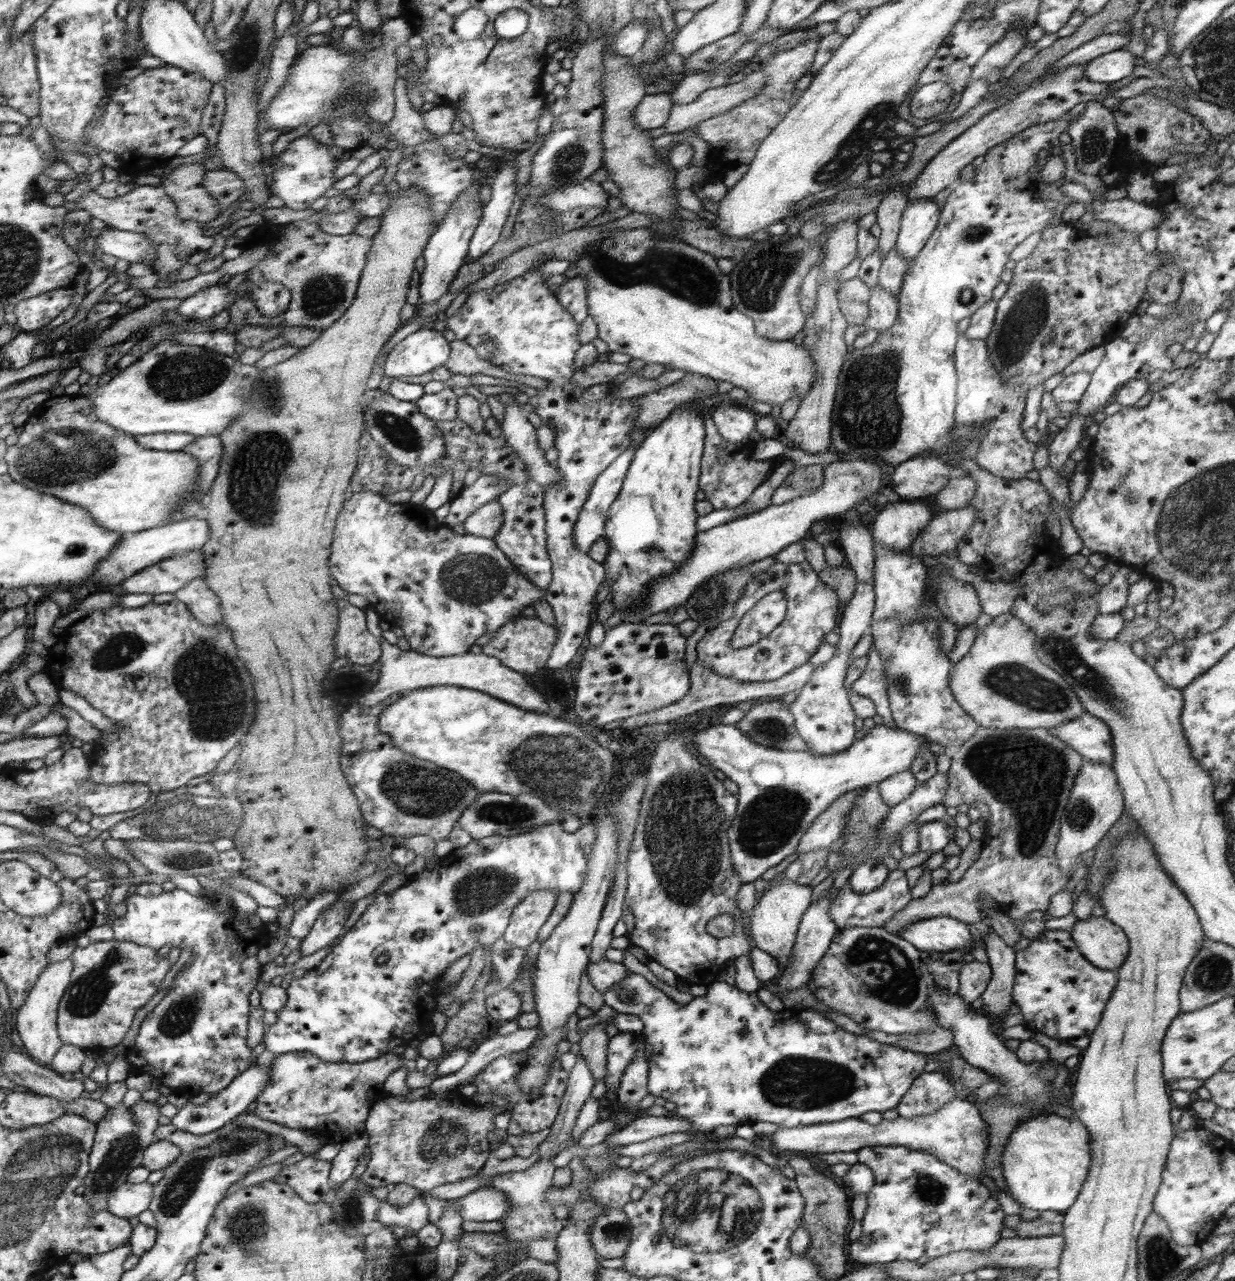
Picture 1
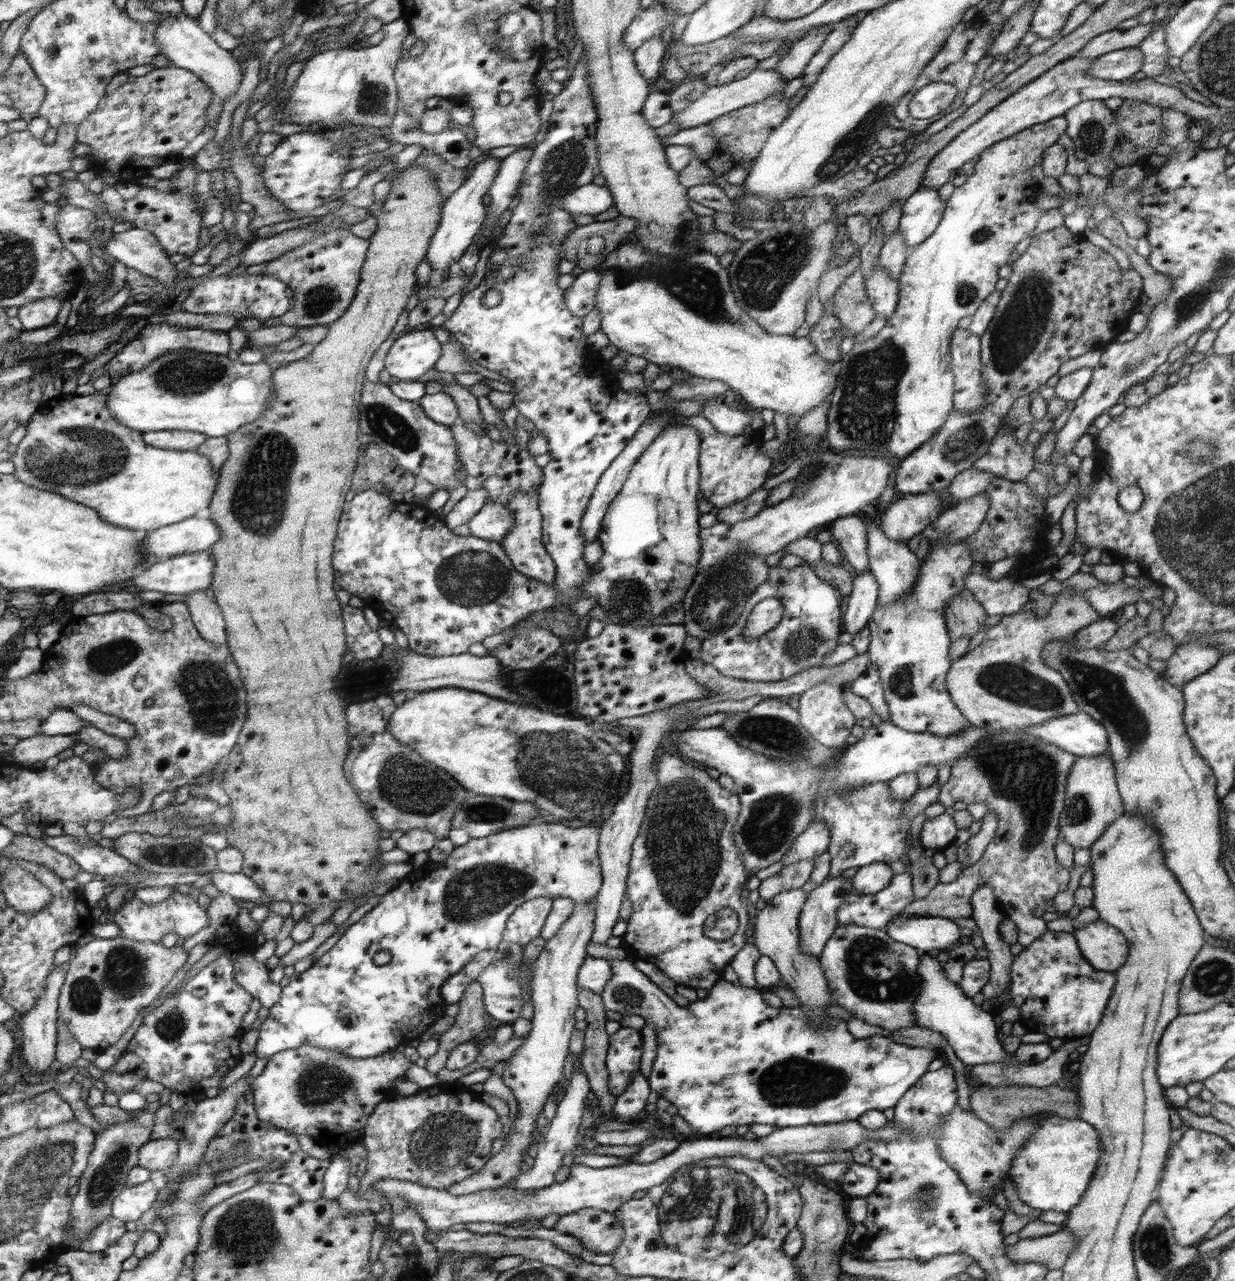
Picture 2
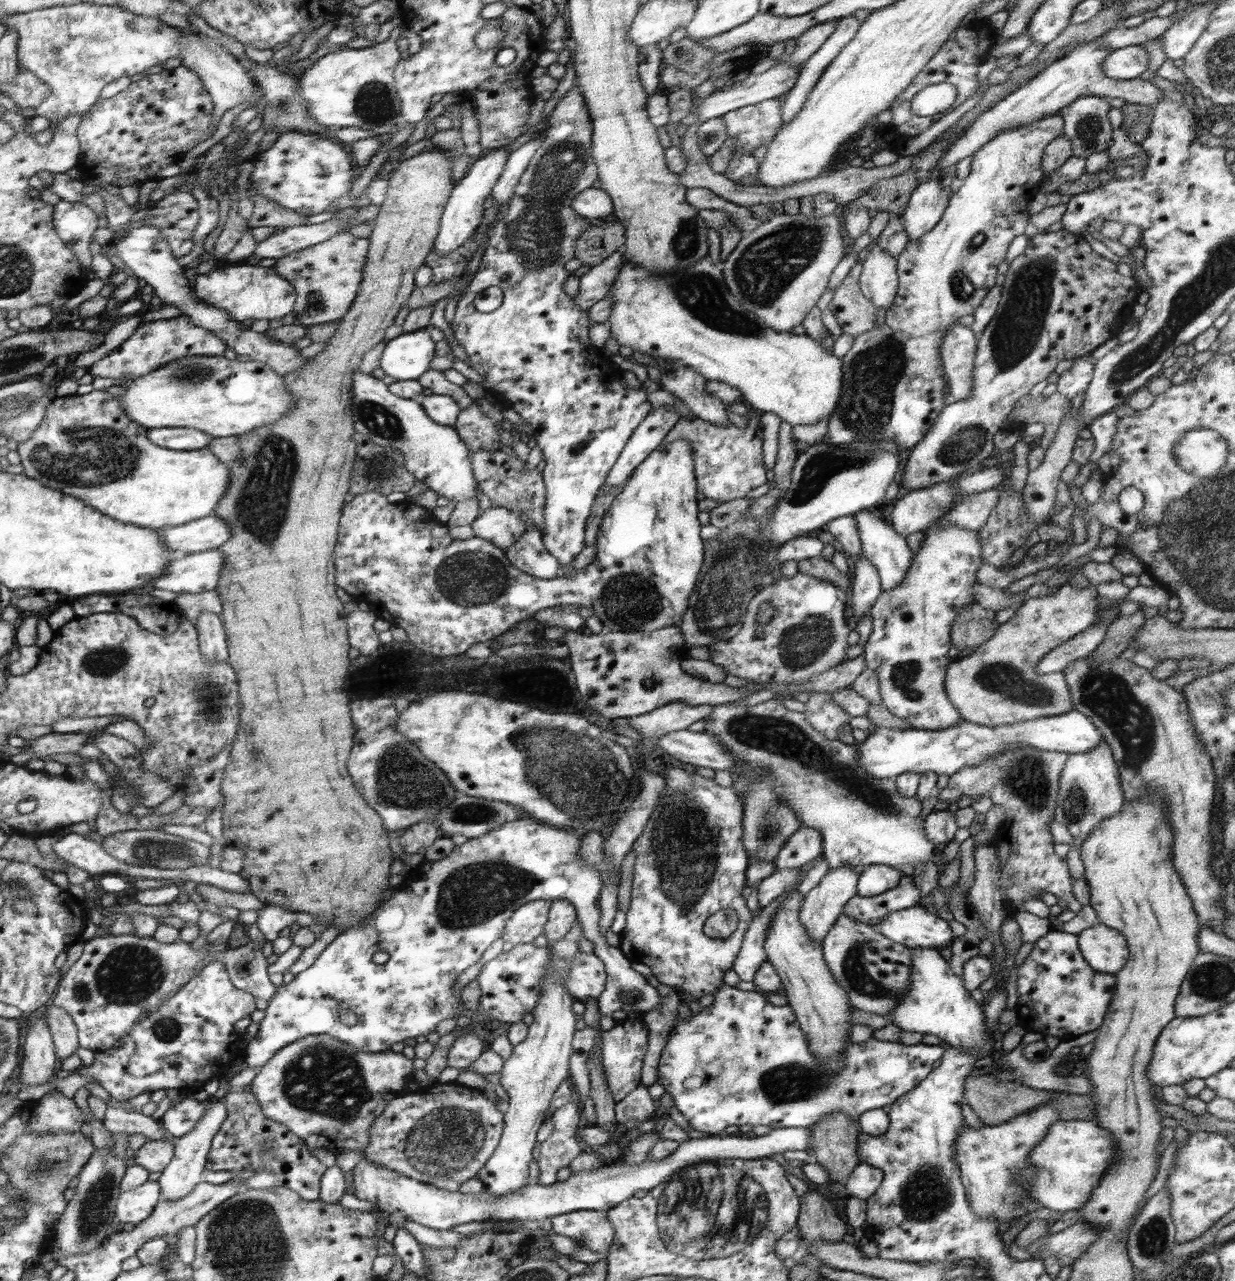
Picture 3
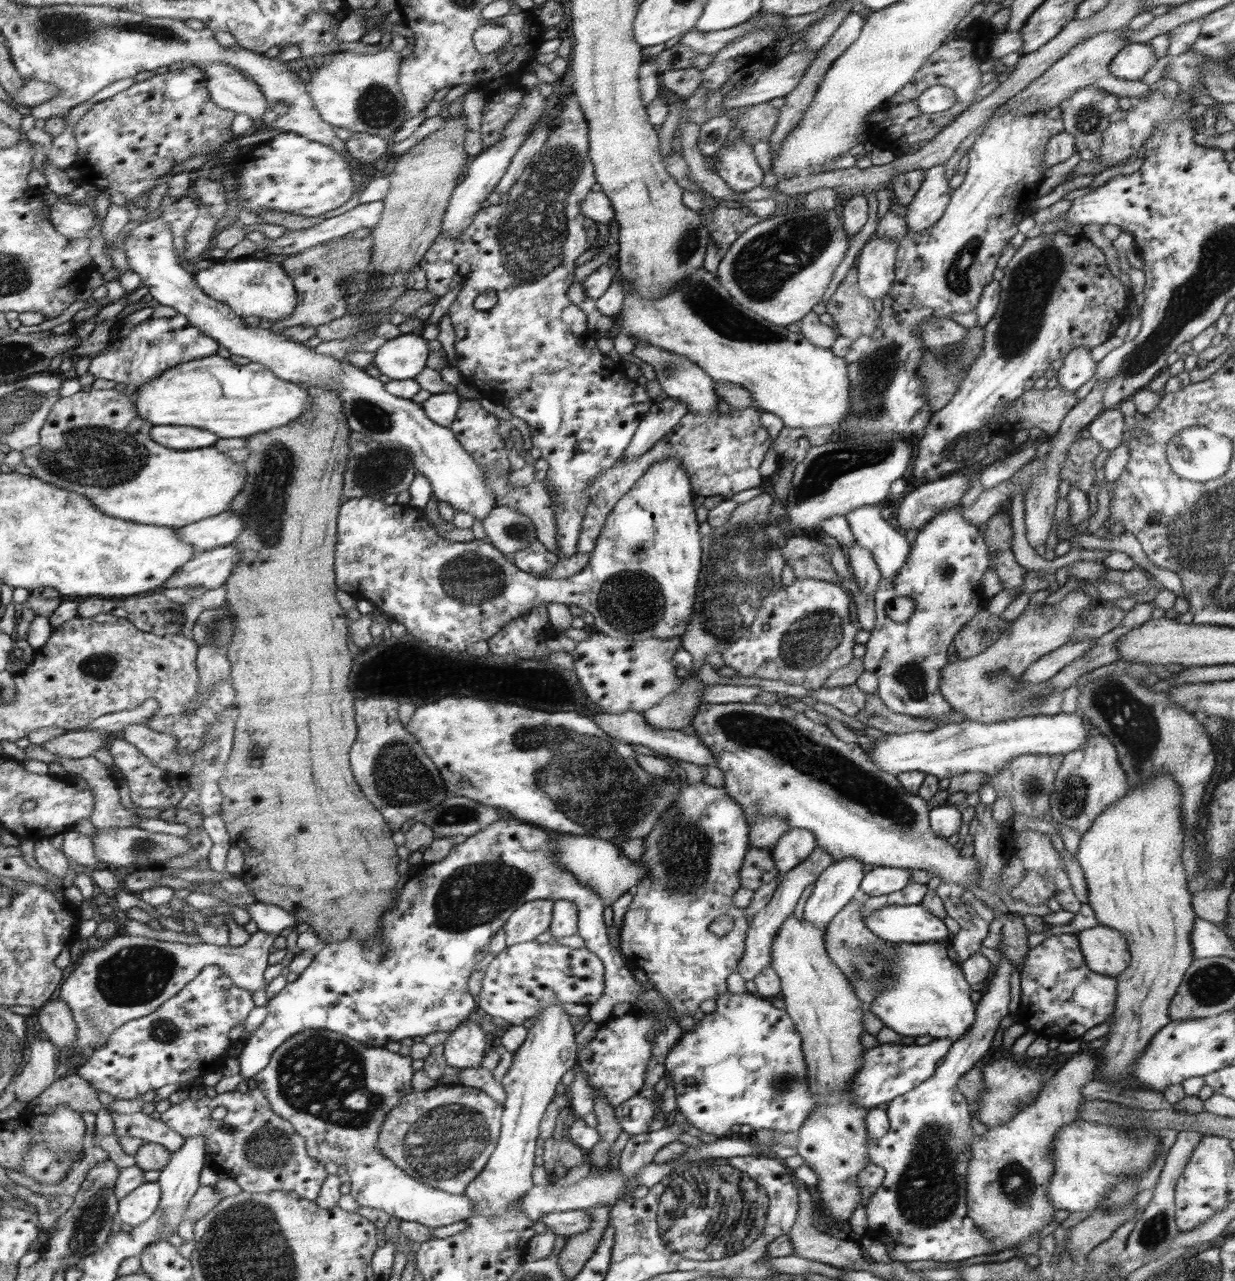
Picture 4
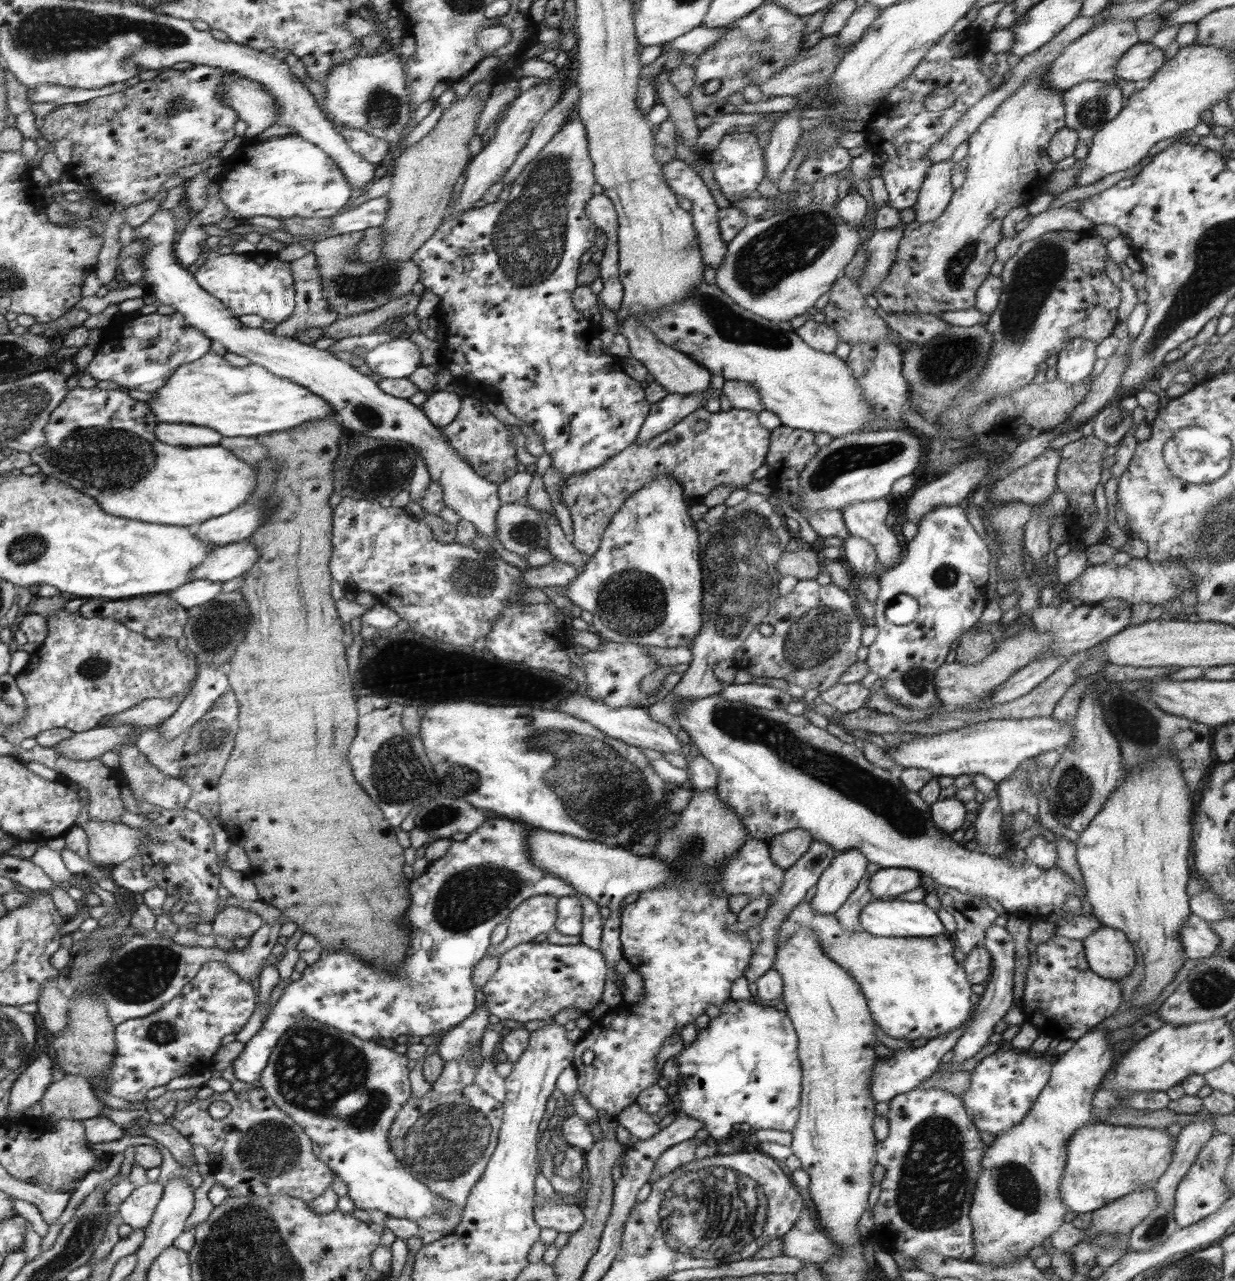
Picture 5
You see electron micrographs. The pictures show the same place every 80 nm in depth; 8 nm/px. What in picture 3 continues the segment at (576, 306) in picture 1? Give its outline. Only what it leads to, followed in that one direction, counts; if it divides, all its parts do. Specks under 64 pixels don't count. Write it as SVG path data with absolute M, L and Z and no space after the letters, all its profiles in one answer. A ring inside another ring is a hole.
M623 250L613 252L600 264L593 266L584 273L580 279L580 290L578 295L573 297L574 304L583 311L588 312L591 306L607 296L618 271L623 265Z

